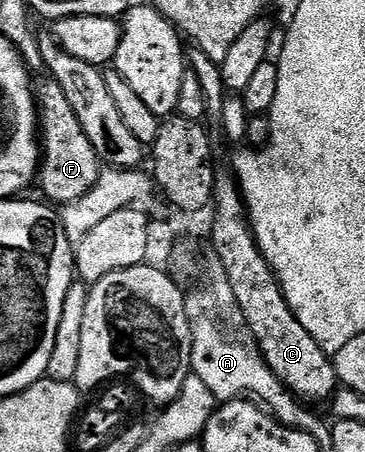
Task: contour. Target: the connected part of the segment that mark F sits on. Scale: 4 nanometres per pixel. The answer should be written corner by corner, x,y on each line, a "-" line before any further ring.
50,77
44,80
43,84
35,87
41,128
41,166
37,187
43,190
42,198
48,204
62,205
85,197
96,187
101,160
89,137
85,137
85,129
81,129
81,121
77,121
77,113
73,113
73,105
69,105
61,85
57,85

